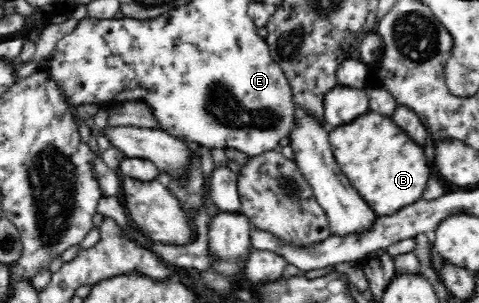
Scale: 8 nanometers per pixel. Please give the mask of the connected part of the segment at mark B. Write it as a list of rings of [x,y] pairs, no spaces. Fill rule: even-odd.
[[[369,110],[350,123],[334,127],[328,134],[331,149],[335,160],[339,163],[339,168],[377,216],[393,215],[405,206],[411,206],[411,204],[422,200],[421,196],[423,196],[427,182],[429,182],[432,165],[425,157],[424,148],[418,146],[415,140],[408,136],[400,126],[397,126],[392,118]]]

